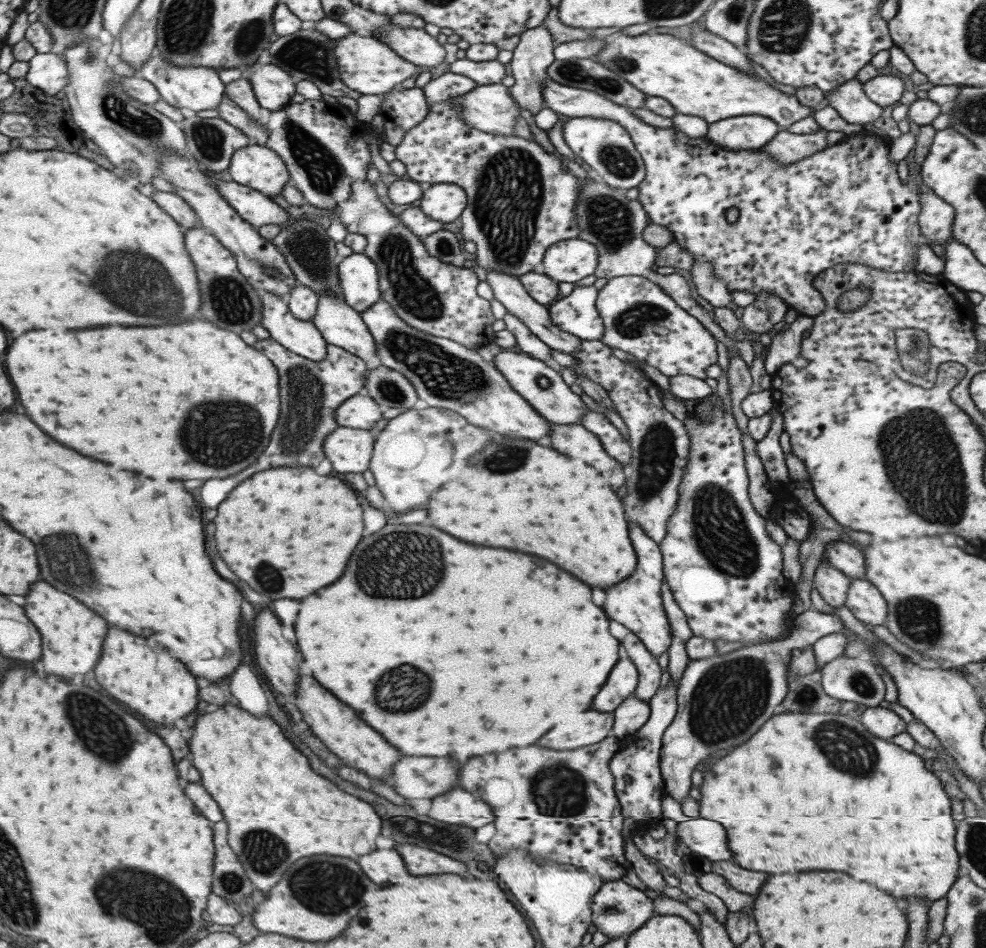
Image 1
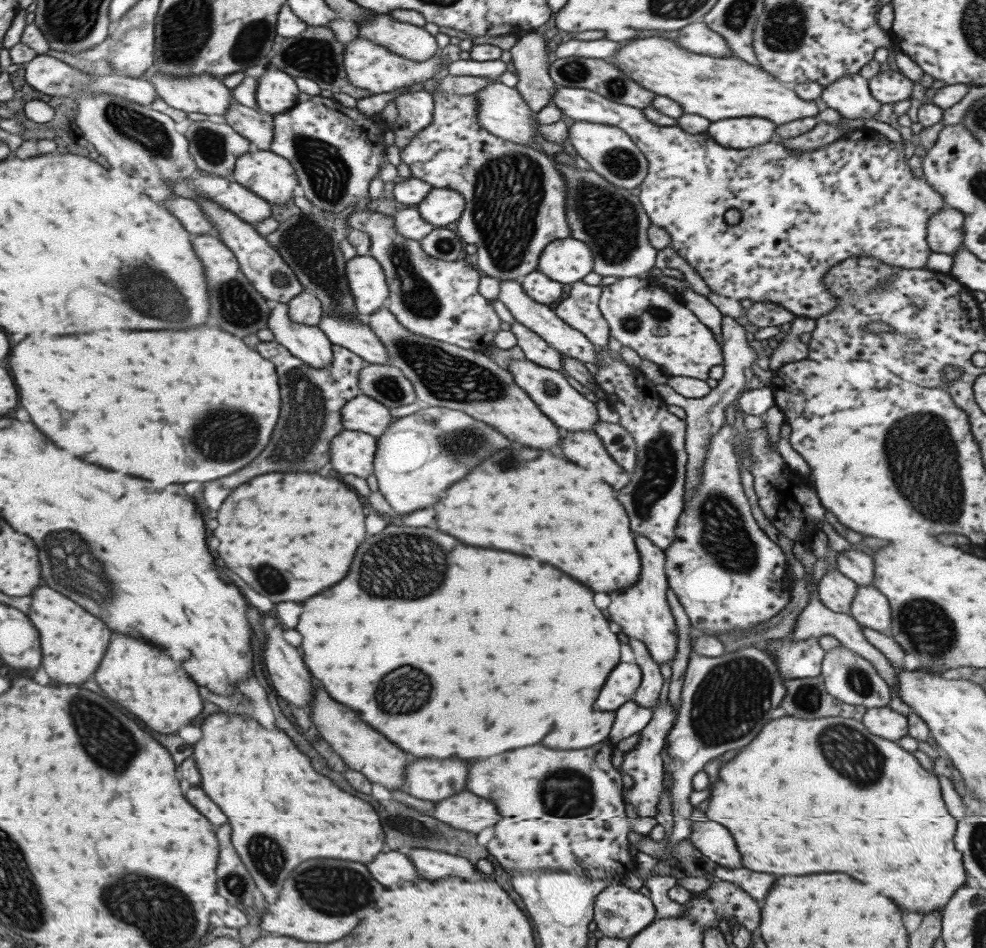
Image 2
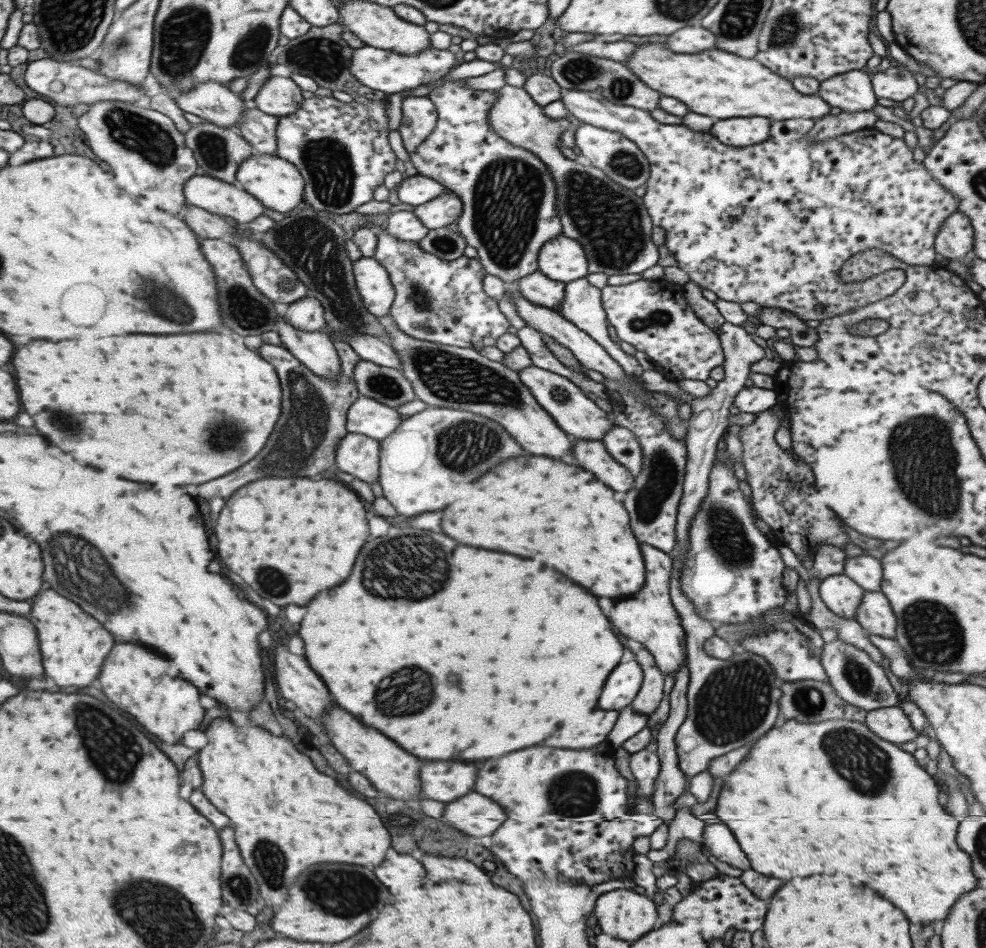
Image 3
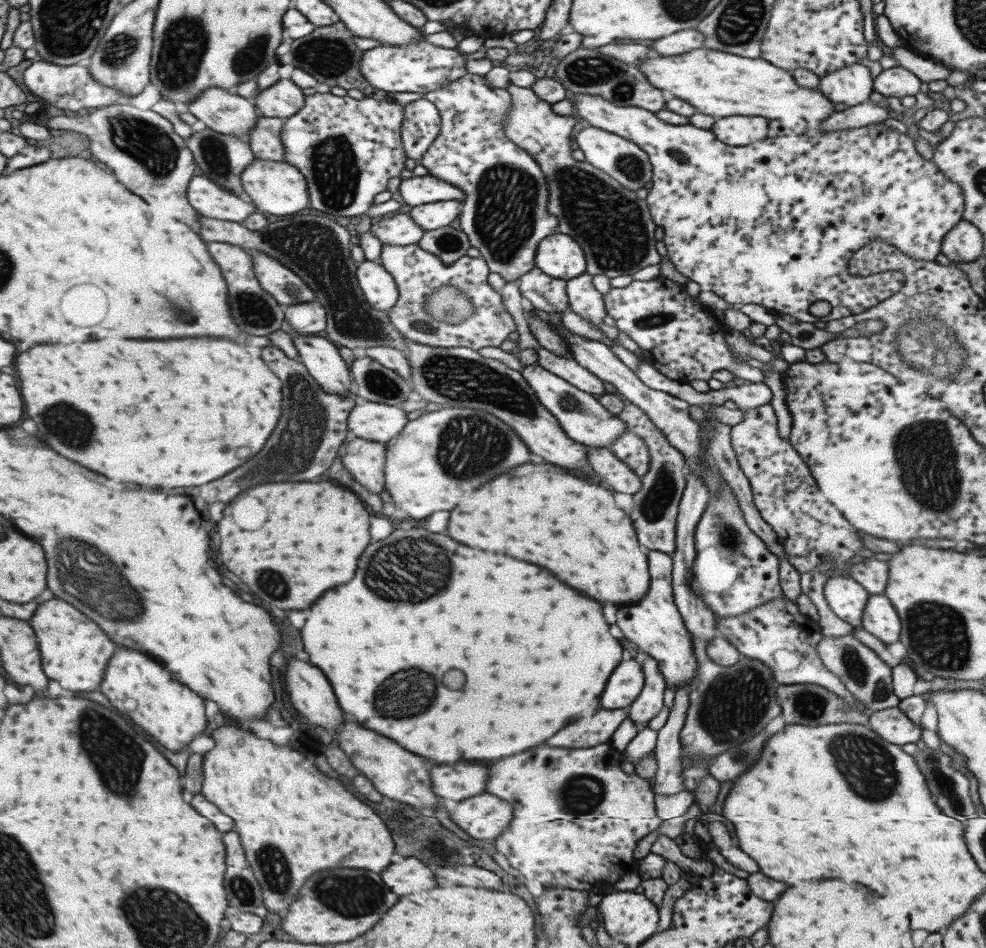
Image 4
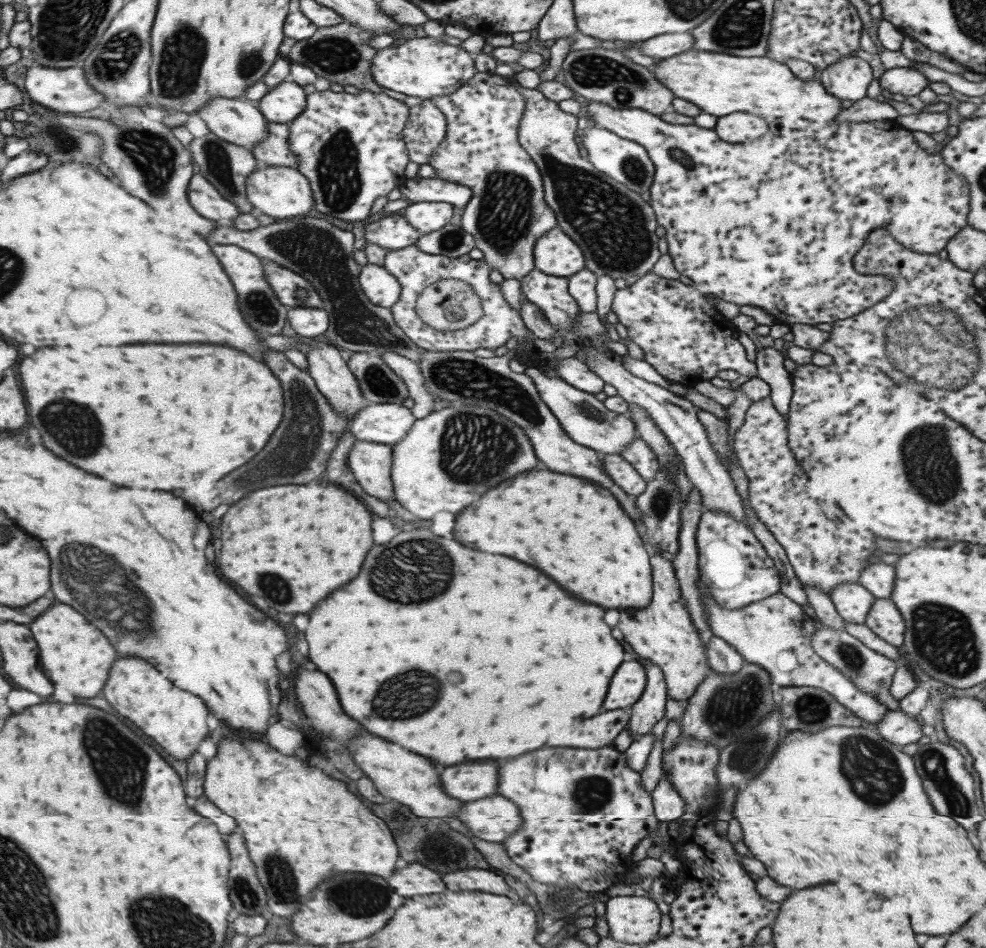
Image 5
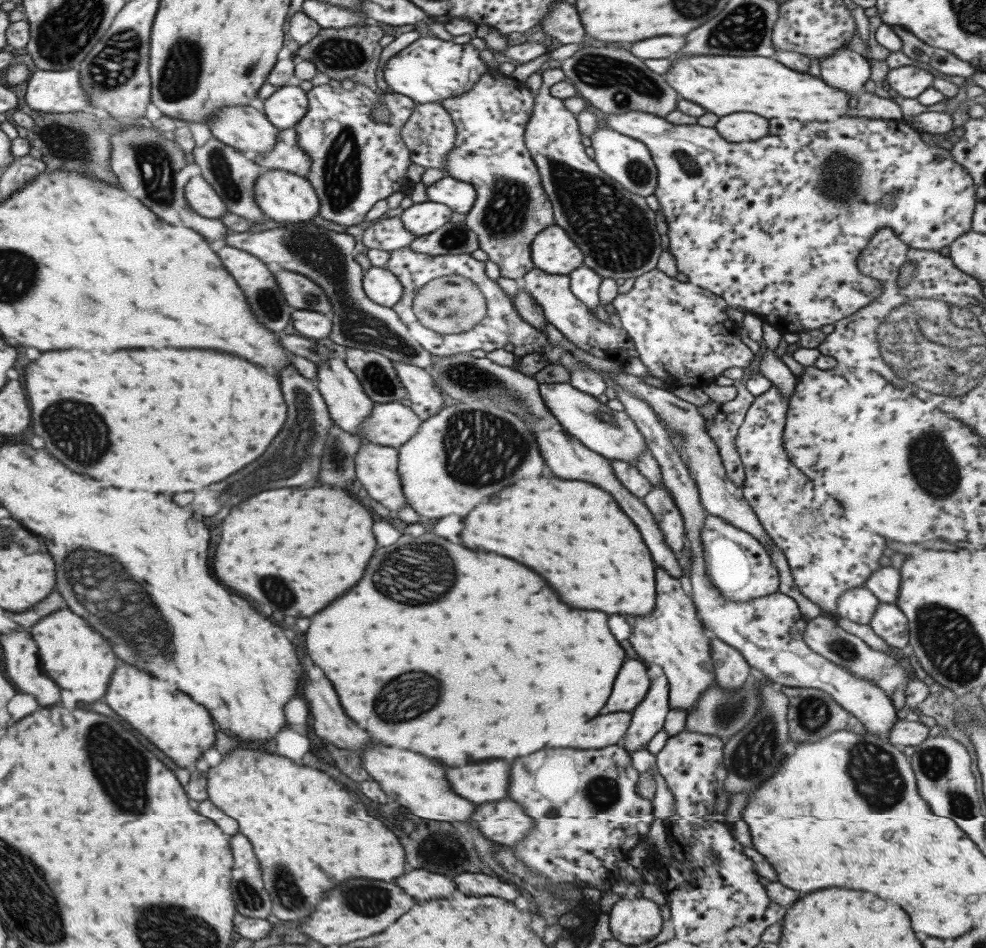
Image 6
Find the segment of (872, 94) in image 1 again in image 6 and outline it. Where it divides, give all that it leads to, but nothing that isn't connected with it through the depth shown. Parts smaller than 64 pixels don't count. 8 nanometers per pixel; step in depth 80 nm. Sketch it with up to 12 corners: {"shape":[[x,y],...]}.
{"shape":[[915,66],[889,69],[886,88],[916,98],[933,75]]}

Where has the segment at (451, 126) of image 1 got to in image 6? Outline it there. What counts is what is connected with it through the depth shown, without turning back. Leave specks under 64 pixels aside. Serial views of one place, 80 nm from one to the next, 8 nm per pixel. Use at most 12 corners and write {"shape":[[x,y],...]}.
{"shape":[[489,71],[438,102],[443,175],[486,260],[518,281],[554,224],[524,145],[533,99]]}

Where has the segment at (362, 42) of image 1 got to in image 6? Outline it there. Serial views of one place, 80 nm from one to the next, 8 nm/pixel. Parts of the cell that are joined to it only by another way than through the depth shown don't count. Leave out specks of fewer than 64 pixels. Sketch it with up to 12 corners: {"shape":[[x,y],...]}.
{"shape":[[423,36],[387,58],[393,92],[419,104],[489,72],[471,42]]}

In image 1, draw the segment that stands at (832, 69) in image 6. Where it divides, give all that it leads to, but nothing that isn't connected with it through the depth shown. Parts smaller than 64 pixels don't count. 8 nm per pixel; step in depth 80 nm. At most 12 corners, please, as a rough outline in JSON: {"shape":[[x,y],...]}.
{"shape":[[855,77],[825,93],[849,124],[863,127],[882,107],[865,96]]}

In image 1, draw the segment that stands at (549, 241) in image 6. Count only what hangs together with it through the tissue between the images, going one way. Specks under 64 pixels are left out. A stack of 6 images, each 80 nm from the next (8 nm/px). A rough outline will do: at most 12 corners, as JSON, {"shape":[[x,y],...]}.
{"shape":[[577,237],[549,246],[538,270],[557,283],[595,273],[593,244]]}

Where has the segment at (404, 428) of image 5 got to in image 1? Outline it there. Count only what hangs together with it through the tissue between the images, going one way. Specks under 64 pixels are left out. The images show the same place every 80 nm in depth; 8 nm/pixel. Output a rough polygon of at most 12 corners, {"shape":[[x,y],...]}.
{"shape":[[362,392],[334,412],[342,427],[368,430],[383,408]]}

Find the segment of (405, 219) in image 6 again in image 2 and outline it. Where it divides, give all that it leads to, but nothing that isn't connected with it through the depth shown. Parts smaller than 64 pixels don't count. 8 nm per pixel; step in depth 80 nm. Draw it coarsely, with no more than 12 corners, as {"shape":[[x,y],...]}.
{"shape":[[433,188],[416,204],[421,218],[443,227],[464,209],[460,192]]}

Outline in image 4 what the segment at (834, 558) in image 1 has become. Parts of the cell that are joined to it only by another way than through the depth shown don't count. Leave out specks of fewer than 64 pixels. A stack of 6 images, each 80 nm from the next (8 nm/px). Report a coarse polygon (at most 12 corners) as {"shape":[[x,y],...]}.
{"shape":[[872,556],[852,564],[850,577],[869,595],[887,584],[885,561]]}

